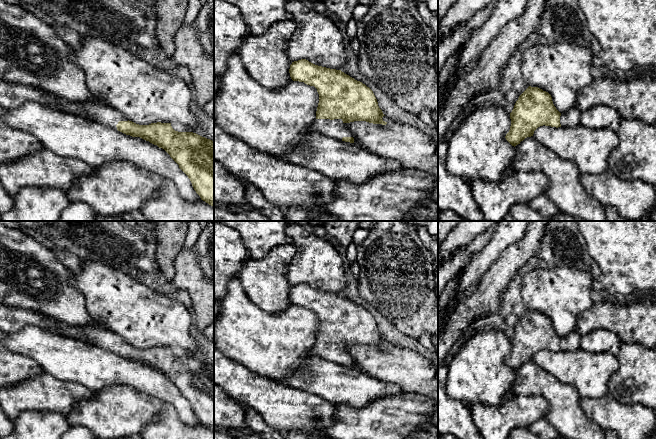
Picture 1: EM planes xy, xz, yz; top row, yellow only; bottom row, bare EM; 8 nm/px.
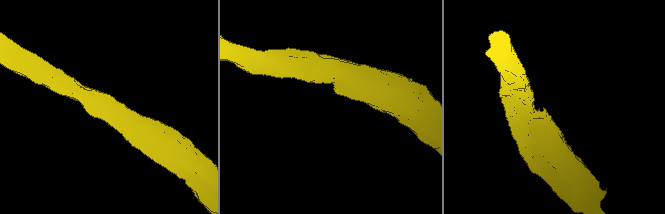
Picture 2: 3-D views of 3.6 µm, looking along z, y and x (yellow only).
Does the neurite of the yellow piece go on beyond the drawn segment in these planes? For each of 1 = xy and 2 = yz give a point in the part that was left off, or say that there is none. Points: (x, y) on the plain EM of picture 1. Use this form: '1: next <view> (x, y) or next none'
1: next xy (94, 334)
2: next yz (571, 342)

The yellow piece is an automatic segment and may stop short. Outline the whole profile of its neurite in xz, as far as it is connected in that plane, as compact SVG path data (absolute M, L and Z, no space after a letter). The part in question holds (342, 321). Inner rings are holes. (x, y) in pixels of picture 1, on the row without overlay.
M306 283L292 286L289 293L293 305L314 310L319 318L316 344L310 356L354 367L347 348L366 345L386 349L373 315L341 294L315 289Z

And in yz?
M529 310L516 325L510 337L511 350L506 364L512 369L531 361L540 350L576 351L580 349L581 335L577 330L560 337L551 319L538 311Z

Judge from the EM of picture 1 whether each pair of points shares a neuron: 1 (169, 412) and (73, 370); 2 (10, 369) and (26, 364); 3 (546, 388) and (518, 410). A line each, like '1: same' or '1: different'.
1: different
2: same
3: different

